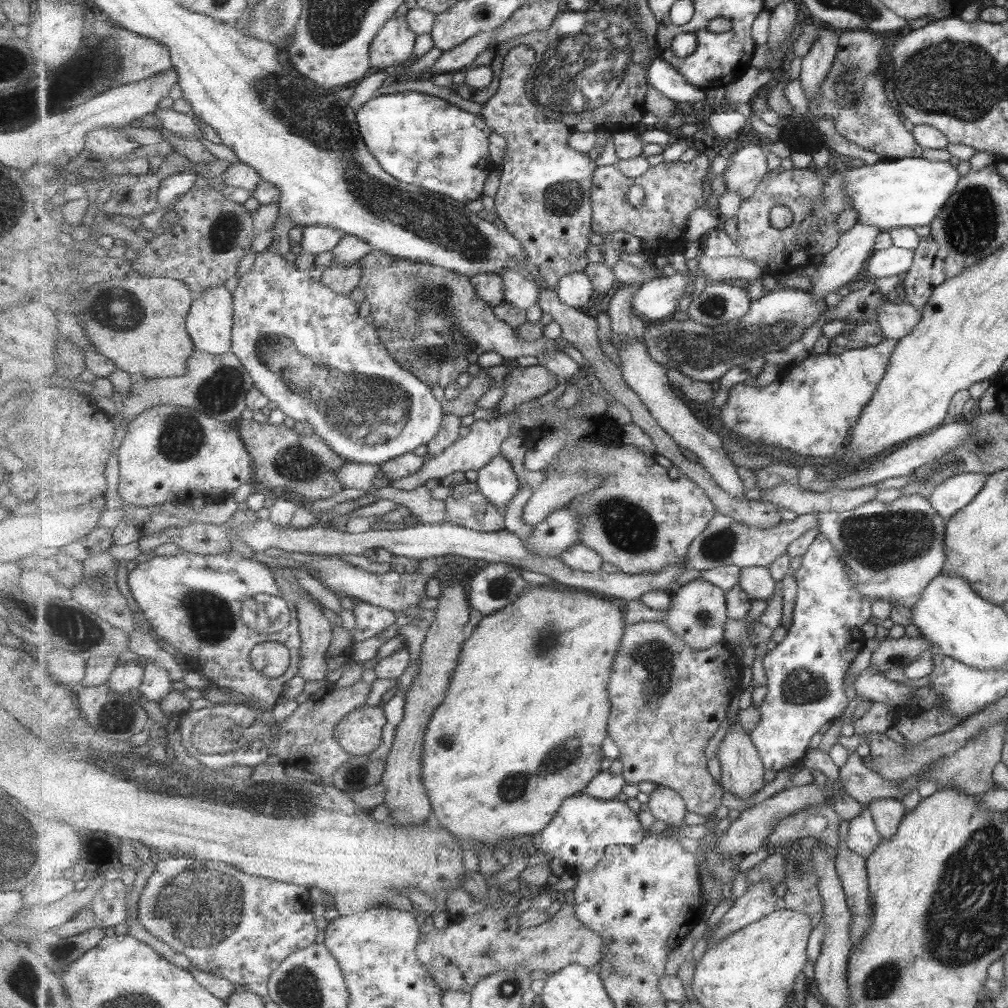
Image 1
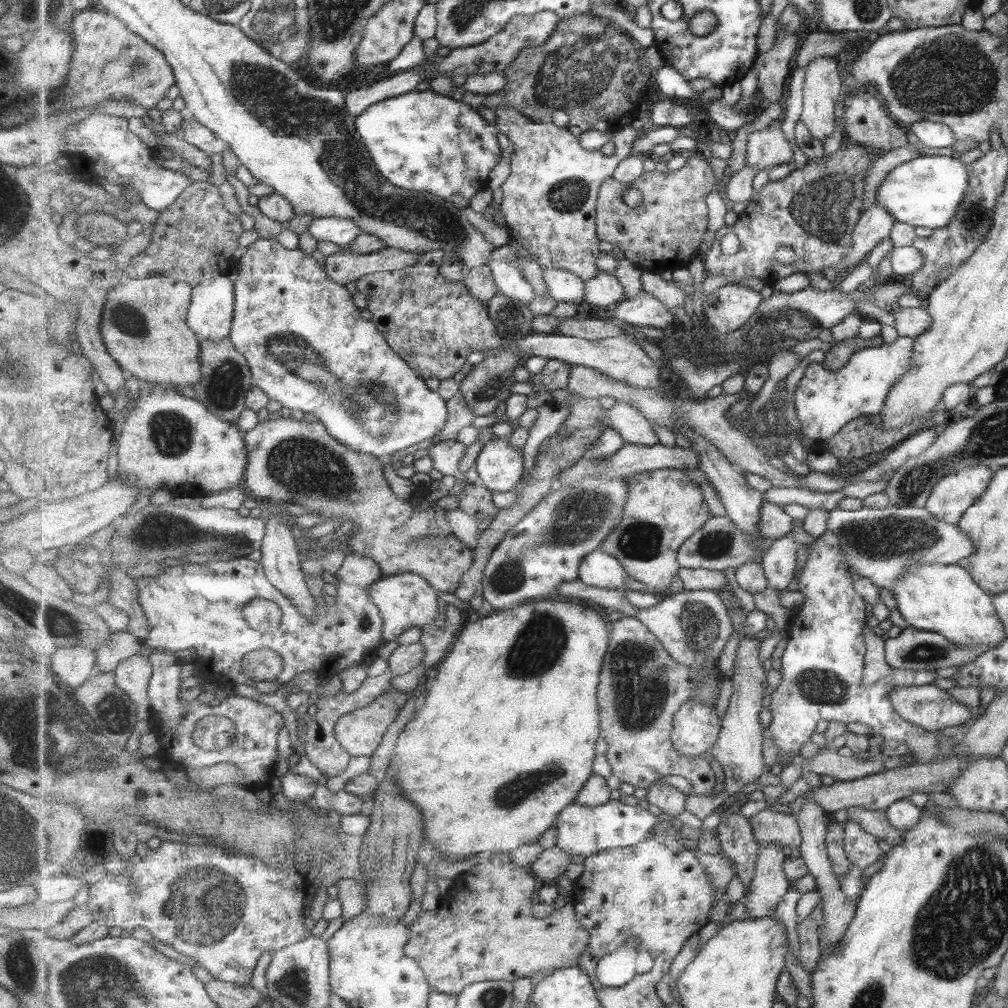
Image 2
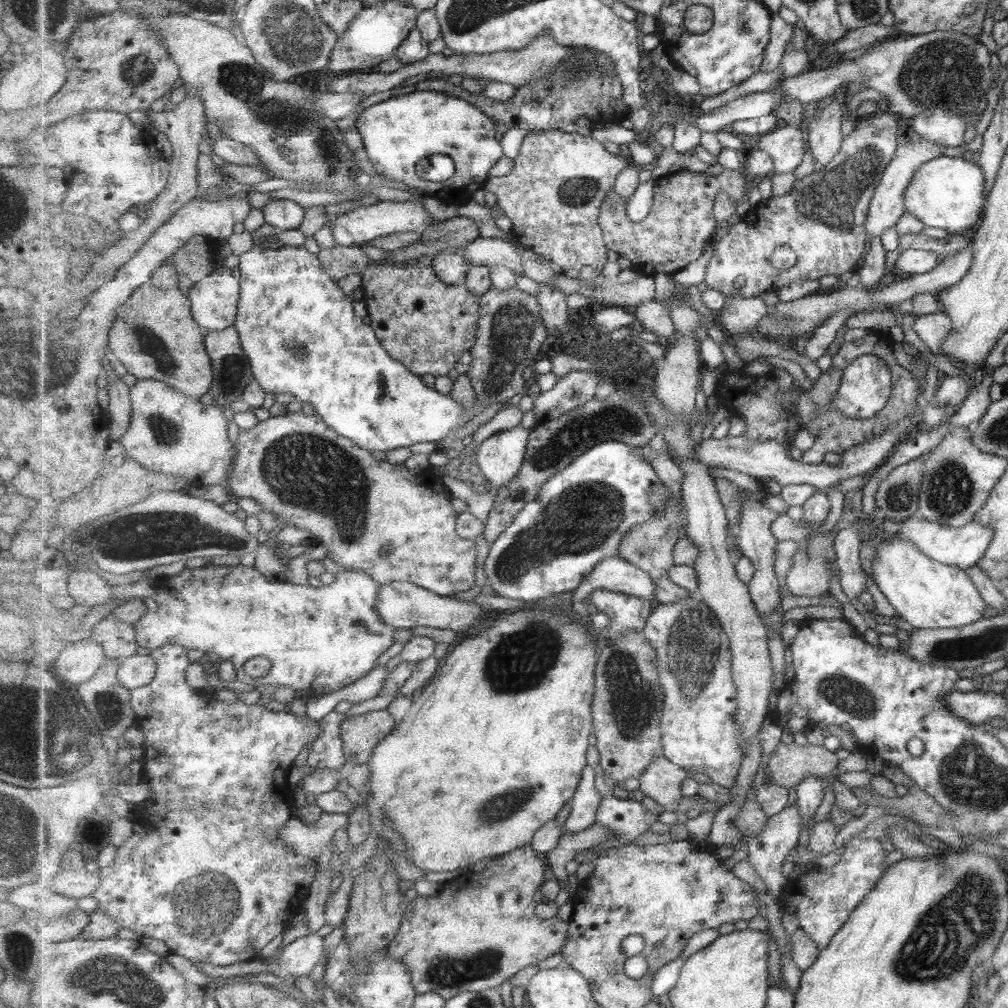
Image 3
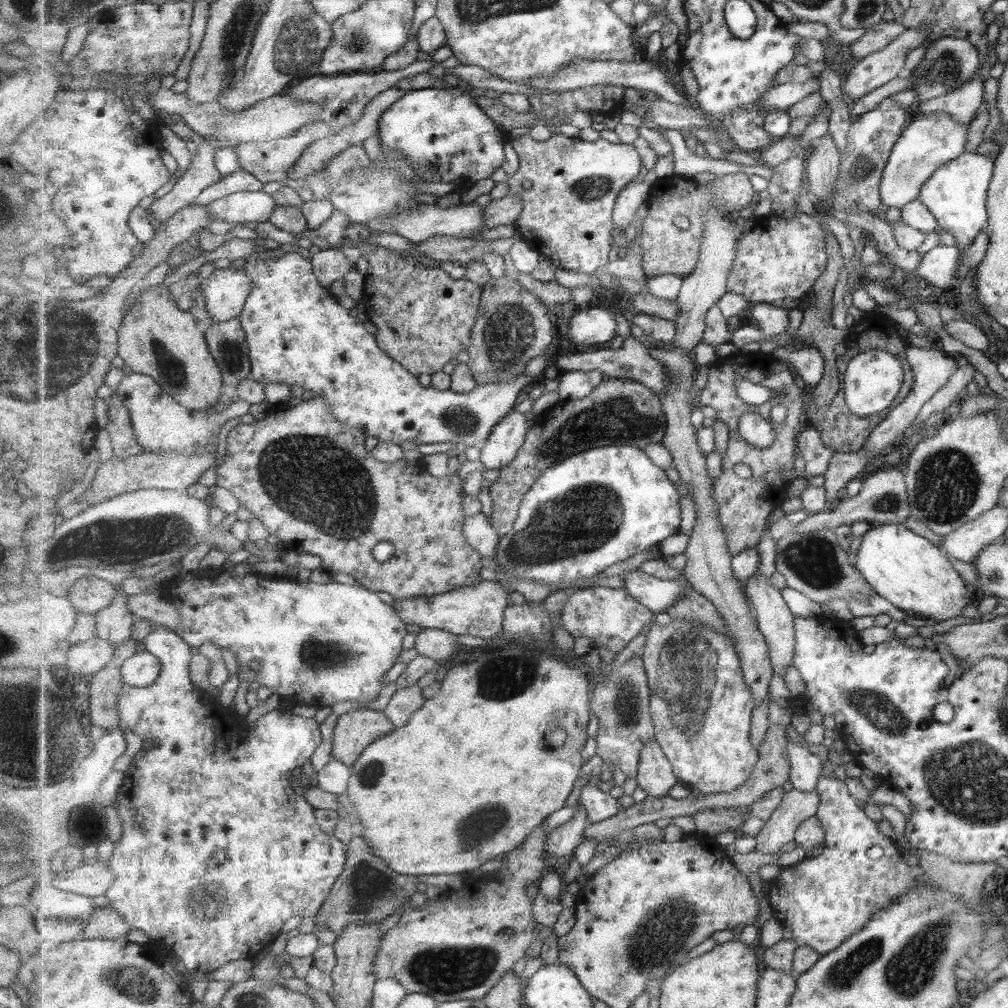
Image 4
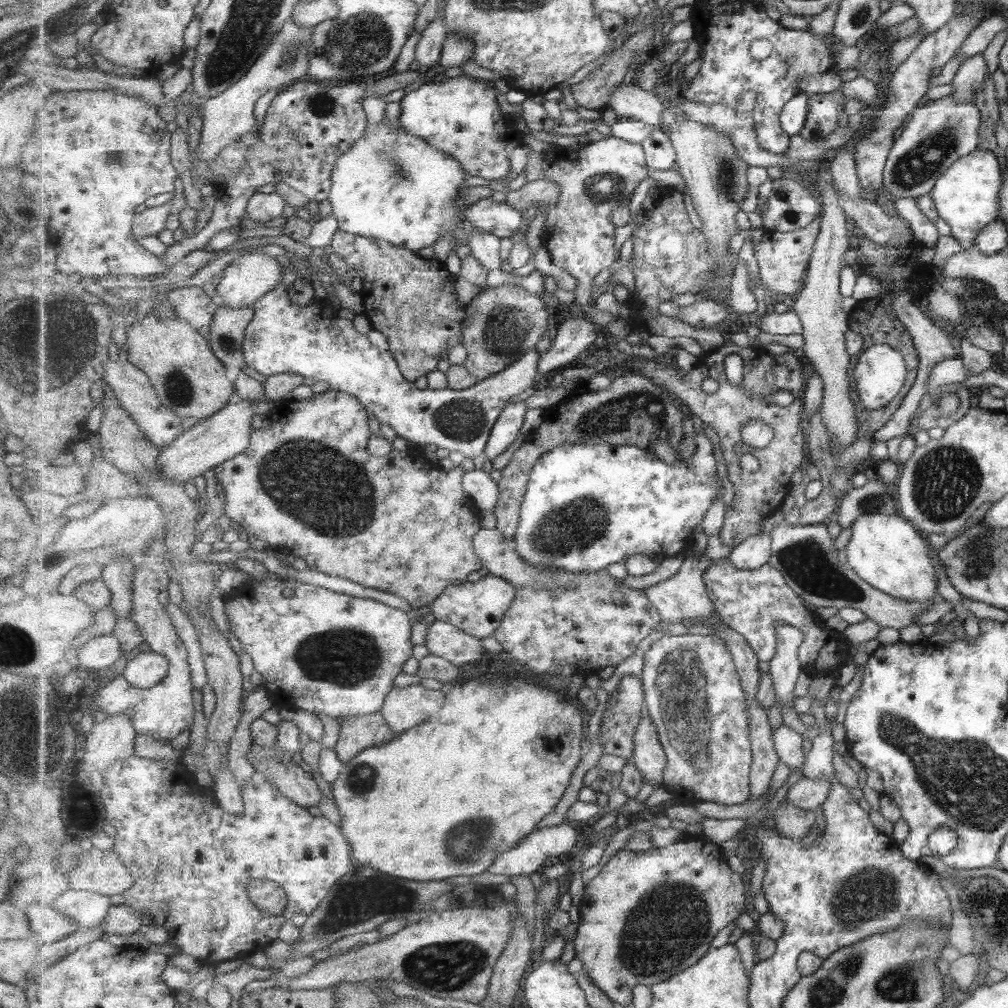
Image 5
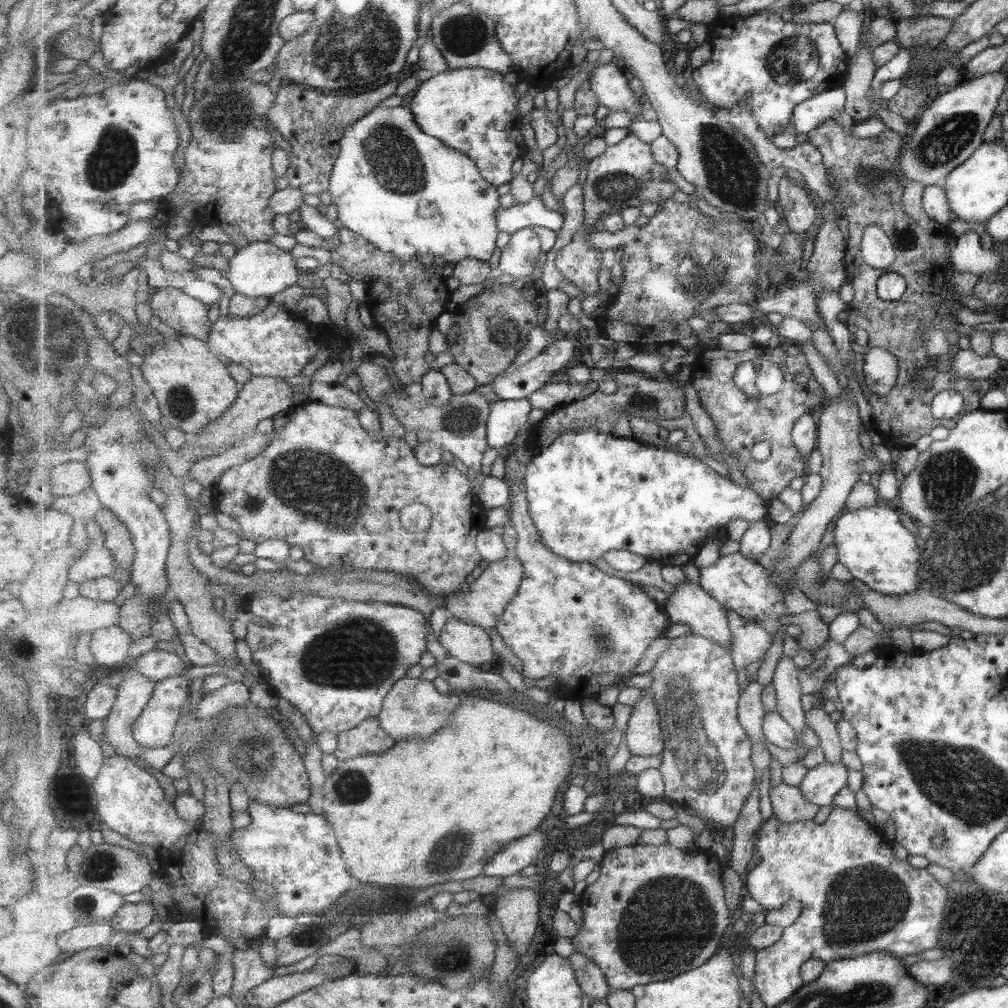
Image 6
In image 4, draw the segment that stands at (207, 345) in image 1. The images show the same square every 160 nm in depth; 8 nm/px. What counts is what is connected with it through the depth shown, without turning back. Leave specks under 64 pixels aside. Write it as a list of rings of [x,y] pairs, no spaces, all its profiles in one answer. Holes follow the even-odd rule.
[[[225,268],[216,270],[208,279],[205,279],[200,285],[200,290],[204,294],[207,310],[213,322],[229,322],[242,315],[246,300],[252,291],[253,281],[249,279],[247,268],[236,270]]]

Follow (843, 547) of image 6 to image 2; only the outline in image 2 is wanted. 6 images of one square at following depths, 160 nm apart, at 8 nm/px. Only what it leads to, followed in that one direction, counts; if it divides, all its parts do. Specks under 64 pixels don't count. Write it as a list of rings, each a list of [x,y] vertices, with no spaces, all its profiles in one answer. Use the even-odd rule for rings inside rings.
[[[918,564],[902,572],[890,590],[899,615],[917,631],[939,633],[953,645],[985,651],[997,647],[1006,638],[992,597],[976,584],[966,569],[956,564]]]

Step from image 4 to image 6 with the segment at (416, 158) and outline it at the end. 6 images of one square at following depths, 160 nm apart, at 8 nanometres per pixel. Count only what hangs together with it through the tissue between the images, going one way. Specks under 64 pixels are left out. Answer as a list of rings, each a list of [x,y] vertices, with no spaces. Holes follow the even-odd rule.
[[[459,68],[433,74],[424,81],[410,102],[417,125],[445,145],[475,161],[489,184],[501,186],[513,180],[513,164],[526,147],[517,128],[517,94],[515,86],[503,80],[499,71],[487,68]]]

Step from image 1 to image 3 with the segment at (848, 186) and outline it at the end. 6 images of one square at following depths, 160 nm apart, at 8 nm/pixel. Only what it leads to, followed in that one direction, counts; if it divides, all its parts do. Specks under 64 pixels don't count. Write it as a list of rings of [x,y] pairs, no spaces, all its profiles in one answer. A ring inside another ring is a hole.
[[[939,156],[919,168],[908,183],[904,194],[905,213],[917,217],[924,227],[940,228],[948,235],[965,232],[971,235],[984,210],[984,178],[984,172],[977,164],[963,158]]]

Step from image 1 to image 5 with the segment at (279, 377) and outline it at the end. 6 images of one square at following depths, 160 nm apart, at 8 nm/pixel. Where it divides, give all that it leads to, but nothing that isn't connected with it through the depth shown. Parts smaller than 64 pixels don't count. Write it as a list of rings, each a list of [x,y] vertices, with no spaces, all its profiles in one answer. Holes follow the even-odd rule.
[[[291,267],[285,268],[285,280],[281,280],[283,284],[279,284],[253,305],[256,309],[255,316],[247,327],[244,342],[244,355],[248,366],[265,377],[293,373],[312,378],[314,382],[327,382],[332,390],[356,396],[364,404],[369,417],[374,417],[381,425],[393,428],[396,434],[406,441],[422,446],[435,444],[448,451],[461,452],[467,458],[475,458],[488,446],[493,427],[500,420],[505,408],[512,404],[511,398],[531,390],[538,377],[541,356],[539,357],[537,350],[533,349],[513,366],[495,376],[478,381],[475,386],[465,390],[451,387],[433,390],[428,386],[426,389],[419,389],[413,381],[404,377],[400,364],[390,350],[374,347],[371,340],[367,338],[367,333],[361,334],[355,330],[353,319],[340,318],[333,308],[329,310],[329,302],[327,306],[325,301],[319,299],[311,301],[311,304],[307,306],[295,304],[289,296],[289,287],[293,286],[297,280],[299,280],[297,272]]]

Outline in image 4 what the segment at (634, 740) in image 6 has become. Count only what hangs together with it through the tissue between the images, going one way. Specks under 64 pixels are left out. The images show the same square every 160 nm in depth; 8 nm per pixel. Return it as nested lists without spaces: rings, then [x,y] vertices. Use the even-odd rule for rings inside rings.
[[[655,739],[647,743],[641,751],[641,764],[636,781],[649,796],[661,798],[669,796],[671,788],[675,788],[680,781],[671,761]]]

